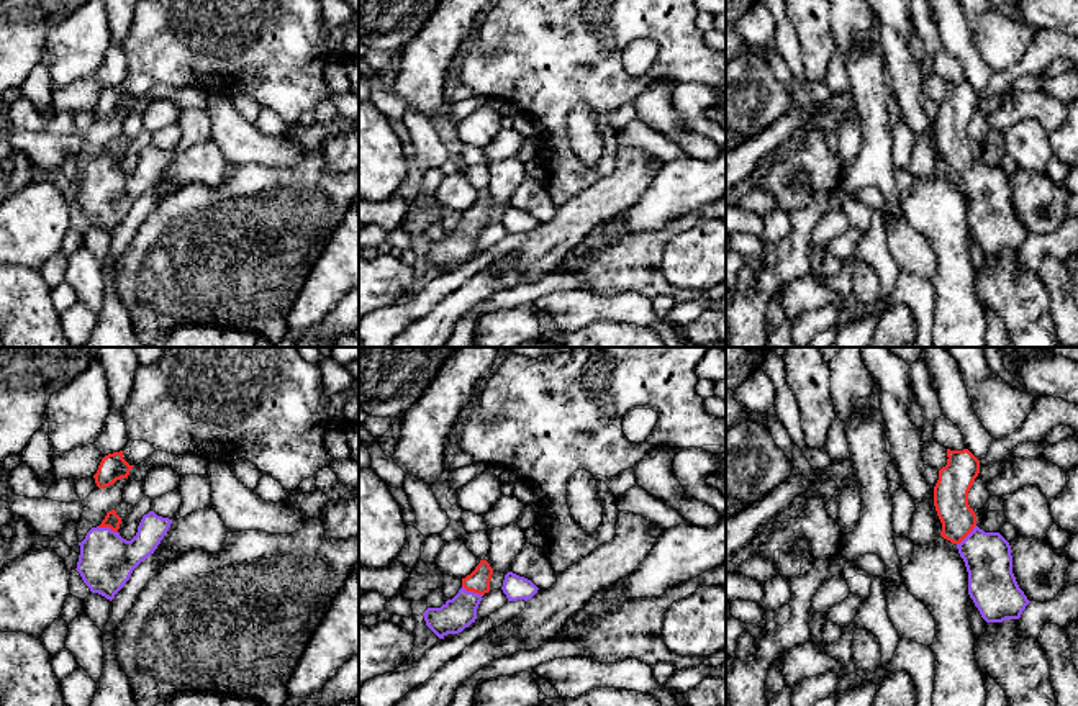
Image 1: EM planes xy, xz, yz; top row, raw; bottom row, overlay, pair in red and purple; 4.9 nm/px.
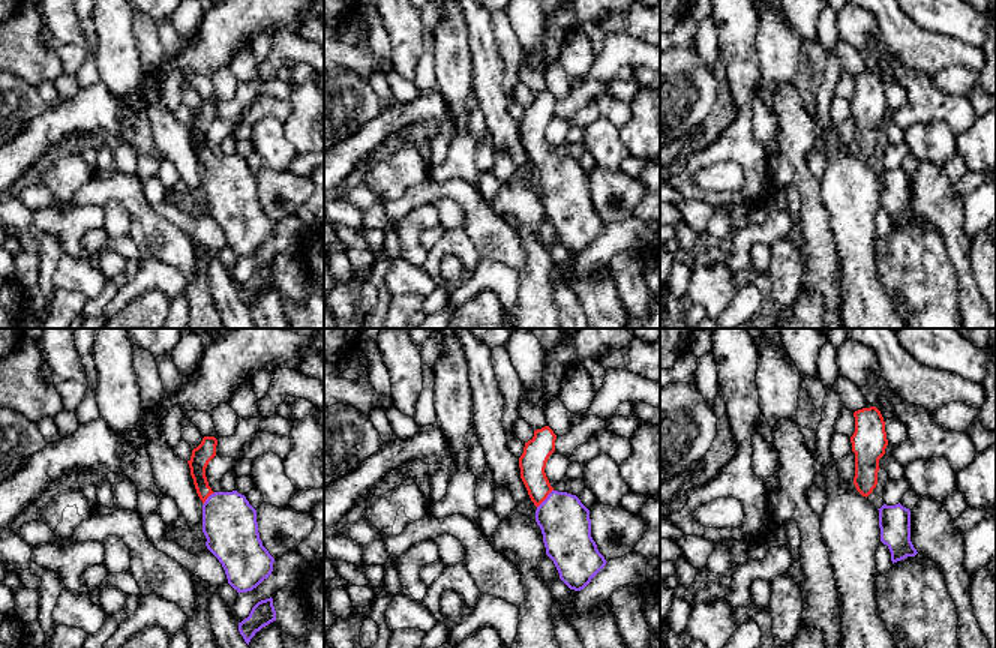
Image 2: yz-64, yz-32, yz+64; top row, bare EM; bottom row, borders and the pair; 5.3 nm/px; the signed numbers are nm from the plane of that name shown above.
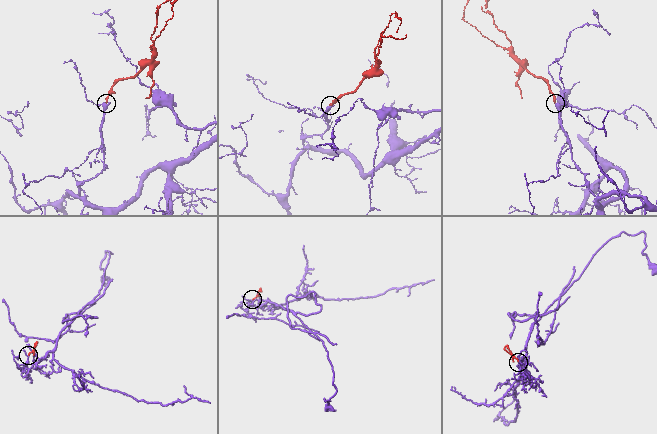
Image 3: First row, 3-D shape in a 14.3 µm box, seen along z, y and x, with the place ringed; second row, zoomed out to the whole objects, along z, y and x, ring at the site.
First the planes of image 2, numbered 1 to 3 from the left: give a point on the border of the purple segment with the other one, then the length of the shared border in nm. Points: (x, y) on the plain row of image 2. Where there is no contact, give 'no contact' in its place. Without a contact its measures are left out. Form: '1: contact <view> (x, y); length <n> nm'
1: contact yz-64 (207, 161); length 100 nm
2: contact yz-32 (546, 161); length 130 nm
3: no contact

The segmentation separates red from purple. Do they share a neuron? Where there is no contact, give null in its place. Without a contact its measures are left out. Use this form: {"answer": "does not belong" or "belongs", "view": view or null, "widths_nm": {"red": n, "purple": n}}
{"answer": "belongs", "view": "xz", "widths_nm": {"red": 110, "purple": 160}}

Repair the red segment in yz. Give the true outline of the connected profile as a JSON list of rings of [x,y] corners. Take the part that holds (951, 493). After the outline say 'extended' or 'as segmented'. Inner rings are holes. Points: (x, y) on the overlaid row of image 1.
[[[947,449],[947,457],[934,487],[940,536],[957,545],[968,572],[968,595],[981,618],[986,622],[1019,619],[1030,601],[1012,573],[1011,545],[999,532],[980,529],[968,505],[980,460],[968,449]]]; extended

